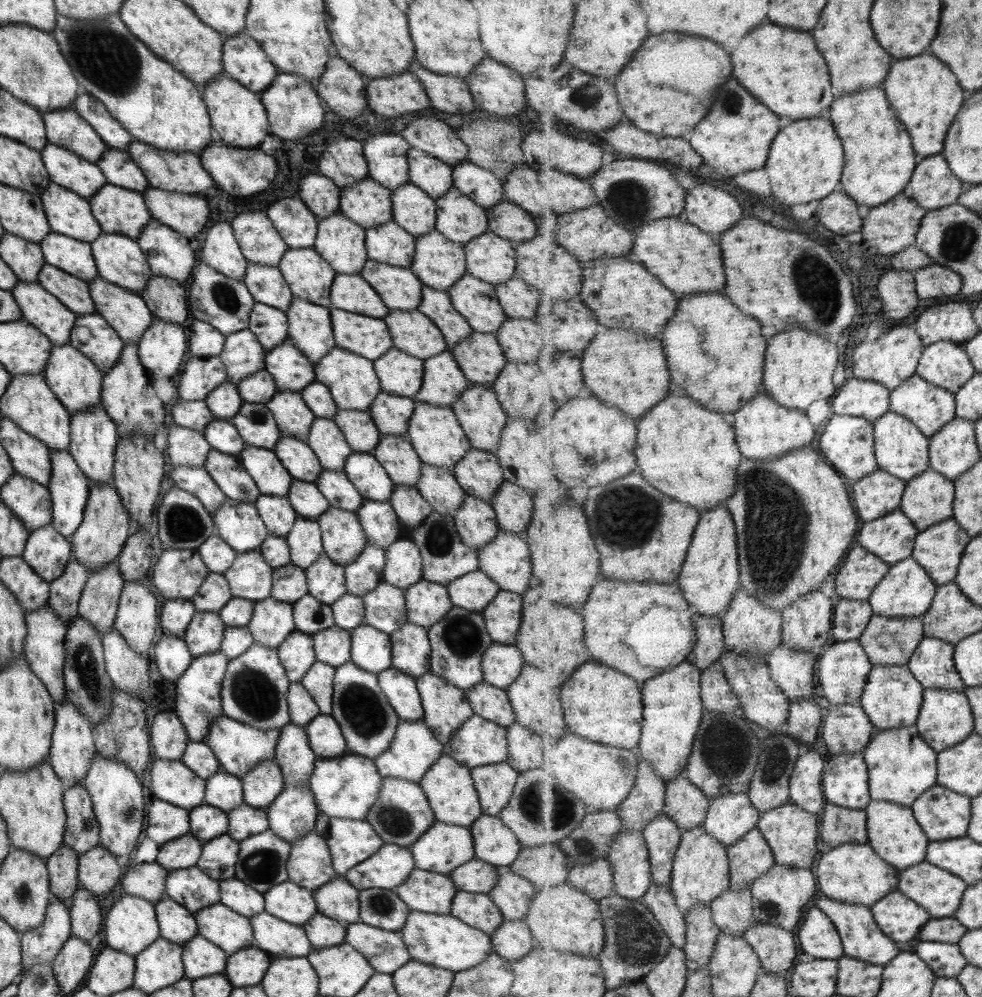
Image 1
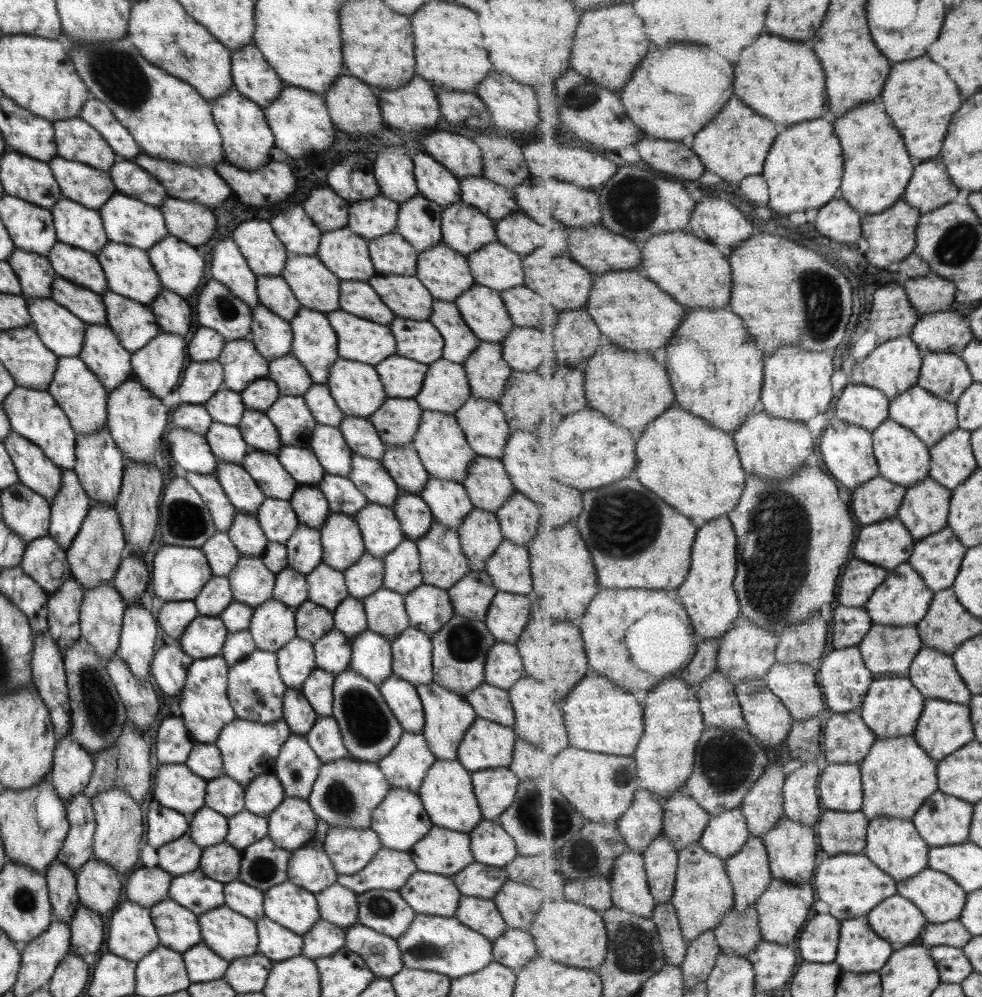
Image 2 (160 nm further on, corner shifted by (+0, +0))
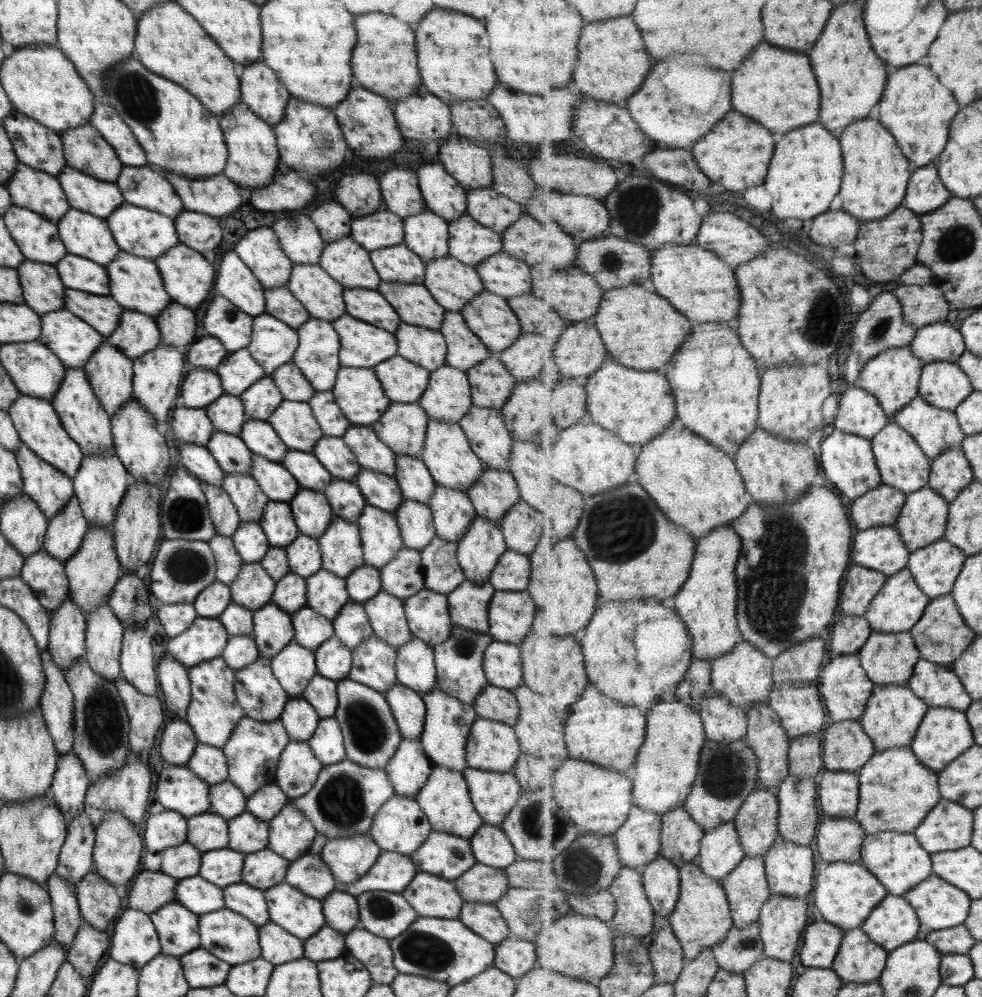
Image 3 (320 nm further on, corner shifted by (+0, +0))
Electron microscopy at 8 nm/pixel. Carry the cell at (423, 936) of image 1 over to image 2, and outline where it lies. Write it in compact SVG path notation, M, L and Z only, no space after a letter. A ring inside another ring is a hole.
M414 914L407 930L395 939L402 966L413 970L427 970L450 979L476 973L492 961L492 941L469 930L454 917Z

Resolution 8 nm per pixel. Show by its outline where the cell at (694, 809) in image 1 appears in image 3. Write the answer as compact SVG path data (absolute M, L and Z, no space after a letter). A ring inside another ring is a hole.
M685 806L662 816L662 846L660 854L678 867L700 856L701 842L707 832Z

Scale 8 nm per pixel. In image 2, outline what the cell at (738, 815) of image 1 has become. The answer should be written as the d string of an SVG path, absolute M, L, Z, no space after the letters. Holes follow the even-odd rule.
M741 806L713 815L699 844L711 855L717 855L726 861L740 853L751 838L748 819Z

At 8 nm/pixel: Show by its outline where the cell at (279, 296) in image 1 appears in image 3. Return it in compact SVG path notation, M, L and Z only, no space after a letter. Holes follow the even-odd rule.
M273 287L263 291L264 296L264 314L267 314L280 322L283 322L289 329L297 331L303 323L307 322L310 317L305 308L290 294L286 287Z

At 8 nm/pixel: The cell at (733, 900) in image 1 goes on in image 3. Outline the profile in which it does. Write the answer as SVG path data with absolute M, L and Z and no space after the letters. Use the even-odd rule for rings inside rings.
M760 923L747 928L734 926L727 933L726 939L716 944L713 950L720 968L733 974L744 974L765 957Z

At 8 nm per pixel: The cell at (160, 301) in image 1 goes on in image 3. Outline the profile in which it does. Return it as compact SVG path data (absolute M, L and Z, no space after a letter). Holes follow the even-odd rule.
M169 302L169 306L154 317L161 345L185 349L185 345L191 346L196 340L197 320L194 312Z

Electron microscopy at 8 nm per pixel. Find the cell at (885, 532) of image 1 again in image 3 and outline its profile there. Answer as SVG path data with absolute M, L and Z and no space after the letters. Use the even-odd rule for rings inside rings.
M875 526L854 535L853 560L856 564L878 570L891 577L909 562L911 550L900 530L892 526Z

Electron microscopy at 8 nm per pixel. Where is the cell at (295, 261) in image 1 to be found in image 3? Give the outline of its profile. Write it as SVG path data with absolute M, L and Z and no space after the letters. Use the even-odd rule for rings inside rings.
M294 264L285 287L310 318L333 323L346 314L342 298L344 288L318 264Z

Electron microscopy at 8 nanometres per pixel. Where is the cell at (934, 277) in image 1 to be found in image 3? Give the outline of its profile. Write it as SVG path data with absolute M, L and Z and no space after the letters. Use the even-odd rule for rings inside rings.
M936 283L927 286L901 285L893 290L904 304L905 319L915 328L947 321L951 304Z

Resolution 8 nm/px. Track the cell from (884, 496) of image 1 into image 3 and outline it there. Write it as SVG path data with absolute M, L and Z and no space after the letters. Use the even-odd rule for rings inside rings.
M882 482L876 489L851 502L853 522L861 531L875 526L895 525L907 497L903 490Z

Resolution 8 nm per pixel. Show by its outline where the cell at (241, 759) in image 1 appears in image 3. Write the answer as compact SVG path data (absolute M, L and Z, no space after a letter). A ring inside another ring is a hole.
M244 716L234 726L229 740L221 748L228 766L226 780L241 791L245 798L257 793L257 790L271 781L281 751L289 741L288 734L279 720L257 722Z

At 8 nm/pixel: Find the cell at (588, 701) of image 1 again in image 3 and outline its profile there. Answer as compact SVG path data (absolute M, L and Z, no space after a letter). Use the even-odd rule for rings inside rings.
M589 686L589 690L585 690L585 694L572 708L565 729L570 758L580 758L605 768L614 768L621 773L636 764L640 747L644 745L648 733L646 712L623 706L615 698L603 696L595 686Z

